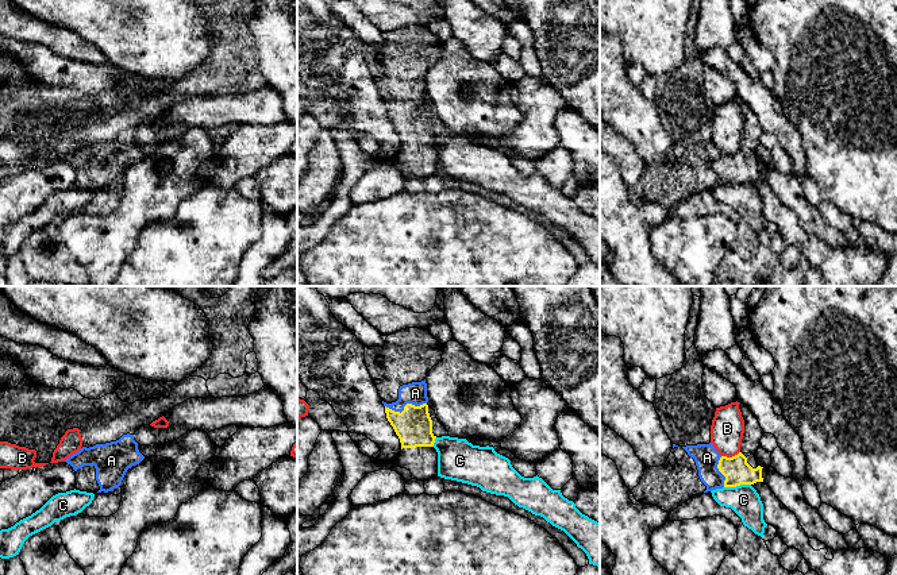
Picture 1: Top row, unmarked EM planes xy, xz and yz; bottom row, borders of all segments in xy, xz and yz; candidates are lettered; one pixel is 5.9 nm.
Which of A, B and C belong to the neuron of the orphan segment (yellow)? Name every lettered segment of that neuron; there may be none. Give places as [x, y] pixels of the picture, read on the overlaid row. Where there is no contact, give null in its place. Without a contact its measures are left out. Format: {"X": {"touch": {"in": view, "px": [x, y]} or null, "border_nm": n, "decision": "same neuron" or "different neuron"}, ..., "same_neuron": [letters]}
{"A": {"touch": {"in": "xz", "px": [404, 406]}, "border_nm": 240, "decision": "same neuron"}, "B": {"touch": {"in": "yz", "px": [730, 458]}, "border_nm": 120, "decision": "different neuron"}, "C": {"touch": {"in": "yz", "px": [736, 485]}, "border_nm": 160, "decision": "different neuron"}, "same_neuron": ["A"]}

